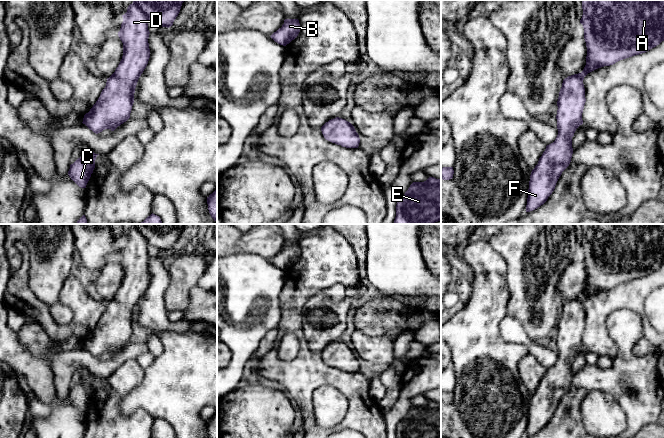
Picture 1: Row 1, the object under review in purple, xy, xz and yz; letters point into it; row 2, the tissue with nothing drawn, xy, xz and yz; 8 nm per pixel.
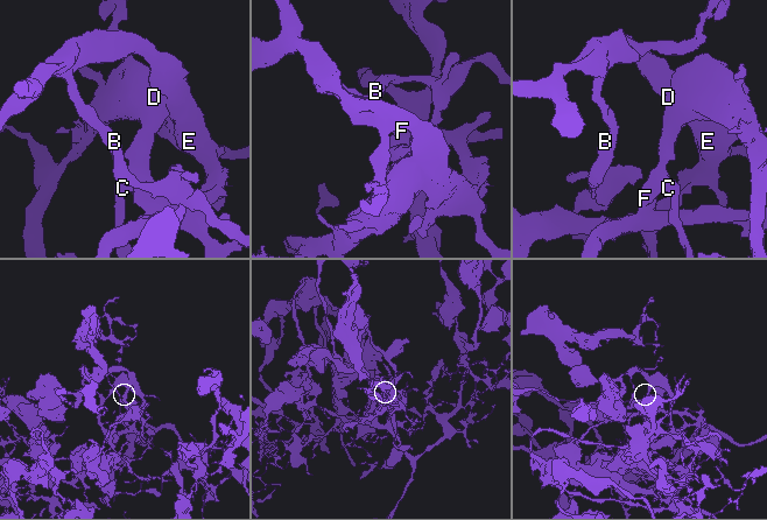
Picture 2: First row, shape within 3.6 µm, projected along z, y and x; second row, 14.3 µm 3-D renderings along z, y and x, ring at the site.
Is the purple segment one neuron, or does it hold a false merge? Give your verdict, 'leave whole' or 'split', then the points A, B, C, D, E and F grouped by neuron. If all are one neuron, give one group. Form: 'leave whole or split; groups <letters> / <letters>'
leave whole; groups A B C D E F

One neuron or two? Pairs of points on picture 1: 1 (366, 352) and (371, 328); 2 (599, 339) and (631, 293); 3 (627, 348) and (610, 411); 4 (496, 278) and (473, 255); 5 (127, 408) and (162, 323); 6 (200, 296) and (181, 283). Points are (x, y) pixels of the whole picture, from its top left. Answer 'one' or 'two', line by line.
1: two
2: one
3: two
4: one
5: two
6: two

